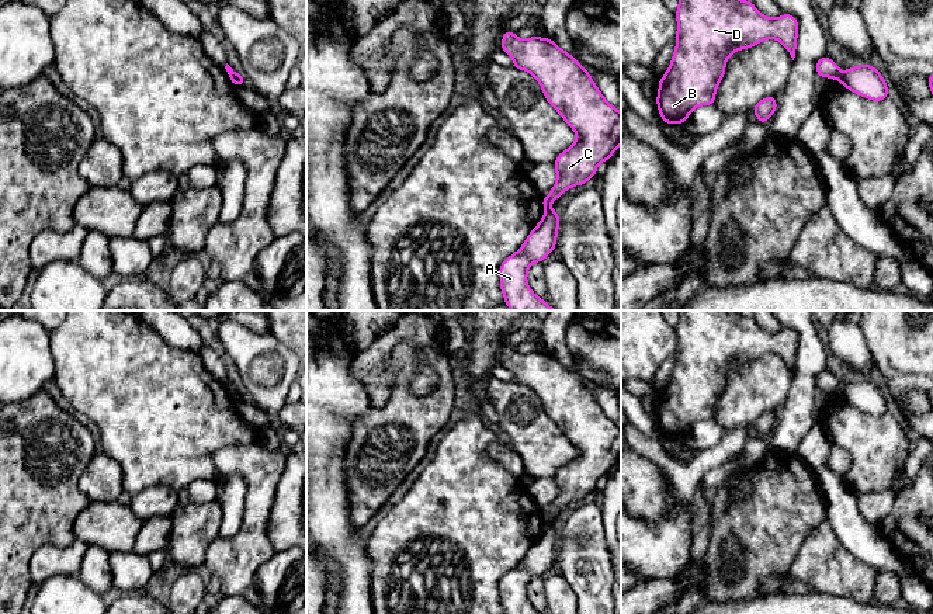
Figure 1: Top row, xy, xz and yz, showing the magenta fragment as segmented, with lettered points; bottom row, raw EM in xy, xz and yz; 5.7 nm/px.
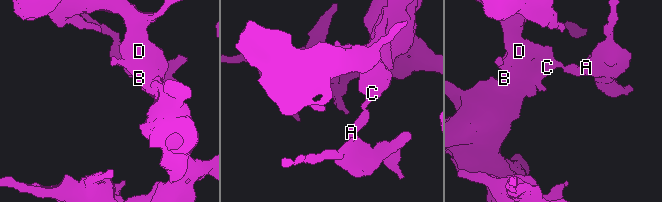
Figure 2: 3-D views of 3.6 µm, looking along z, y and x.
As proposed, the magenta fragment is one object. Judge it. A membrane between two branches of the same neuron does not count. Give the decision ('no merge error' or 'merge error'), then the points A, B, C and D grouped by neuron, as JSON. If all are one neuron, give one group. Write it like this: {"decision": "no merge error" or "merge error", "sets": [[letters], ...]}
{"decision": "merge error", "sets": [["A"], ["B", "C", "D"]]}

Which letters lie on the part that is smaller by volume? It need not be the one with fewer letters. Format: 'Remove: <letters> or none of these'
Remove: A

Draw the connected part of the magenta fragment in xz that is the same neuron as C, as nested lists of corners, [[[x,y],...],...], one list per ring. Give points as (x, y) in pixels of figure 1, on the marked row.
[[[507,30],[502,38],[502,51],[513,58],[513,67],[526,70],[538,80],[548,103],[578,136],[554,162],[556,183],[549,190],[549,197],[542,195],[544,211],[548,212],[554,198],[559,200],[570,187],[582,185],[594,177],[597,166],[608,160],[621,145],[621,112],[603,97],[589,72],[549,38],[521,39]]]

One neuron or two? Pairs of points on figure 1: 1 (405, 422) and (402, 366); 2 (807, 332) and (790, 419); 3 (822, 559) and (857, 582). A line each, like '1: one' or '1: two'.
1: one
2: one
3: one

